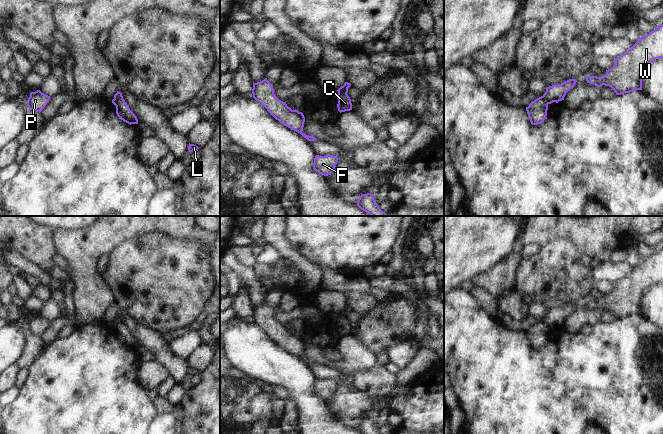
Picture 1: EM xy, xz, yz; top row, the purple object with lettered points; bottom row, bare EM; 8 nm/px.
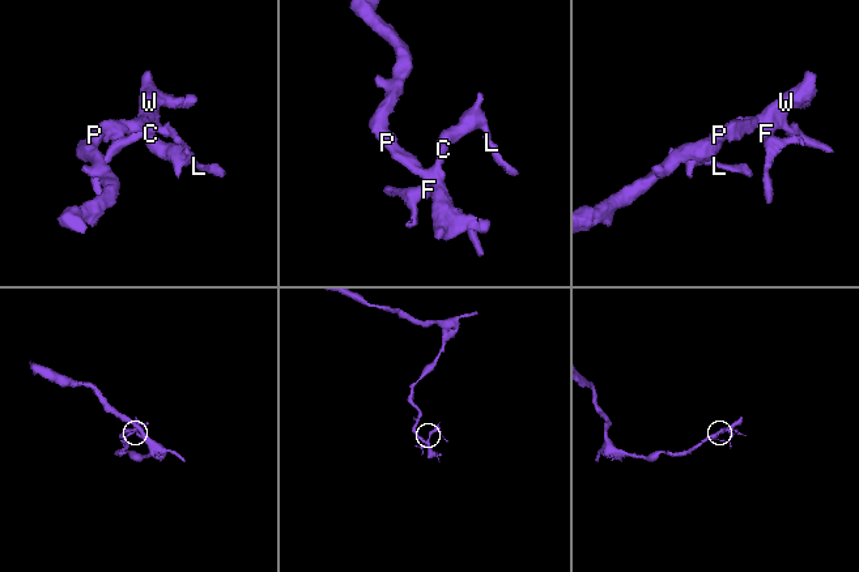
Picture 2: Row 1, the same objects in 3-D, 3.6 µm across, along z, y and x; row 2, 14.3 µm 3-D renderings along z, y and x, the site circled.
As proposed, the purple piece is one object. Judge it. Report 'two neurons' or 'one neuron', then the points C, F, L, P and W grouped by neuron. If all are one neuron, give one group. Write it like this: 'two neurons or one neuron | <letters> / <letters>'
two neurons | C F P W / L

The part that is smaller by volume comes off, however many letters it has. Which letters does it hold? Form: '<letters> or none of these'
L

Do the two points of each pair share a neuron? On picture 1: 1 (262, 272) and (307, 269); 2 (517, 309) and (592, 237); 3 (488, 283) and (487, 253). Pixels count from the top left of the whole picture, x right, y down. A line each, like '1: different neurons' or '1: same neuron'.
1: different neurons
2: different neurons
3: different neurons

